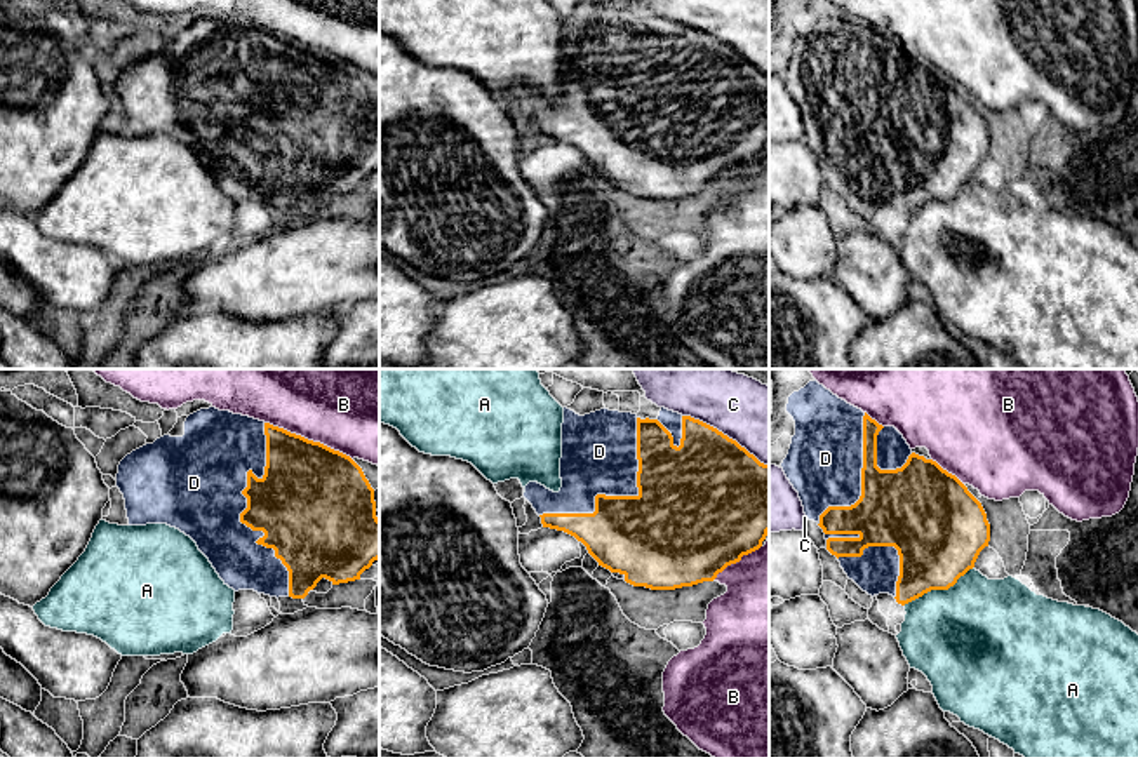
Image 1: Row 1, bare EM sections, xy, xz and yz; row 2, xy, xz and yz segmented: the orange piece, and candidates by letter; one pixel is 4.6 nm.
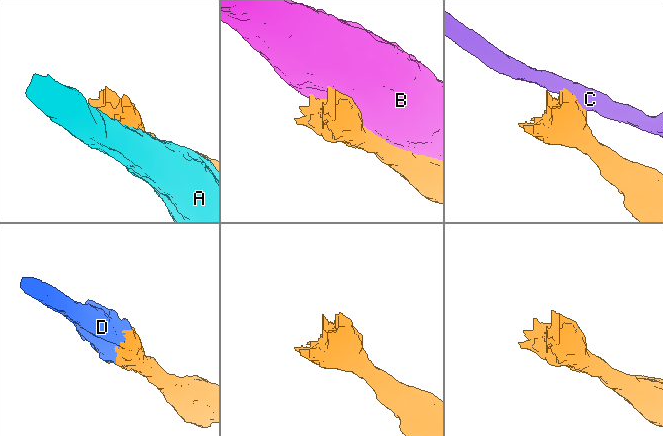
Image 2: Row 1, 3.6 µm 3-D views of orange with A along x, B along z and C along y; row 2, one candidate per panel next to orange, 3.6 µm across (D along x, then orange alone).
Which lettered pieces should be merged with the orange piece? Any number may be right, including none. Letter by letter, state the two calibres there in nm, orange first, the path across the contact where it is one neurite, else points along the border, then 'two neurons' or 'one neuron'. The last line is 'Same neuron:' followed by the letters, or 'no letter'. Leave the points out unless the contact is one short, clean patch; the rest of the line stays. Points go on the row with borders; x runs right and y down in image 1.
A: 420/460 nm | two neurons
B: 460/500 nm | two neurons
C: 480/320 nm | two neurons
D: 400/420 nm | one neuron
Same neuron: D

